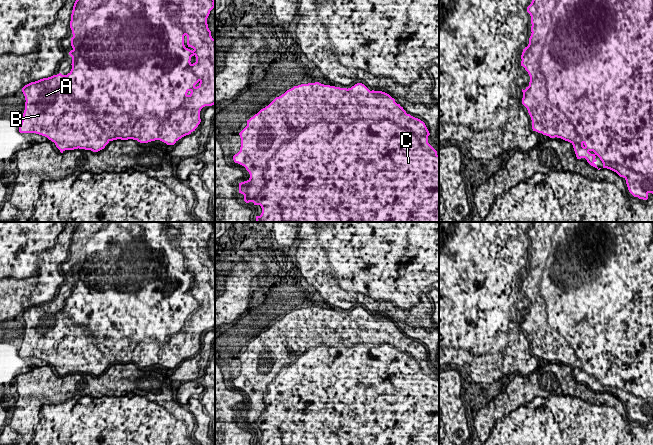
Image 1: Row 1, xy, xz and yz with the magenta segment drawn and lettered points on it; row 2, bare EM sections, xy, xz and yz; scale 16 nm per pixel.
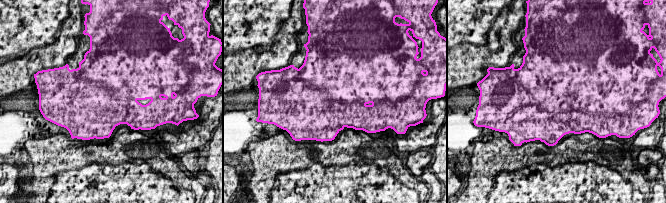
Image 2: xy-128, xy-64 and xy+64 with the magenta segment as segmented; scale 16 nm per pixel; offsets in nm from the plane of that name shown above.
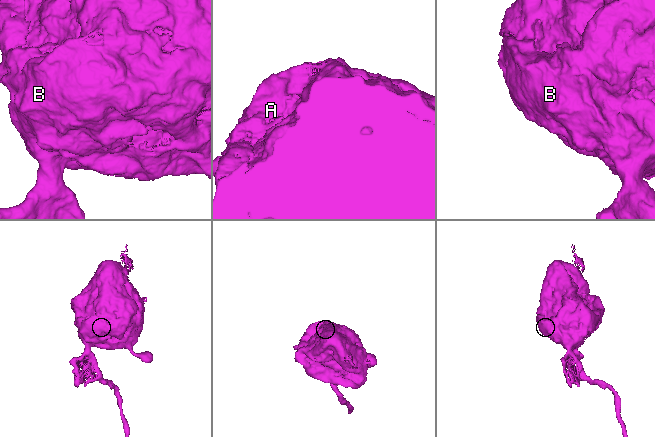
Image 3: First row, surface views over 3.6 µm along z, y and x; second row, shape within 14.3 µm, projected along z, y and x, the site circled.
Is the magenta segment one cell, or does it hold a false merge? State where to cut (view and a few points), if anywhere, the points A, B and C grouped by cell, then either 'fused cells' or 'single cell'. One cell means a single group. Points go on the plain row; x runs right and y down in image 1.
cut none; groups A B C; single cell

